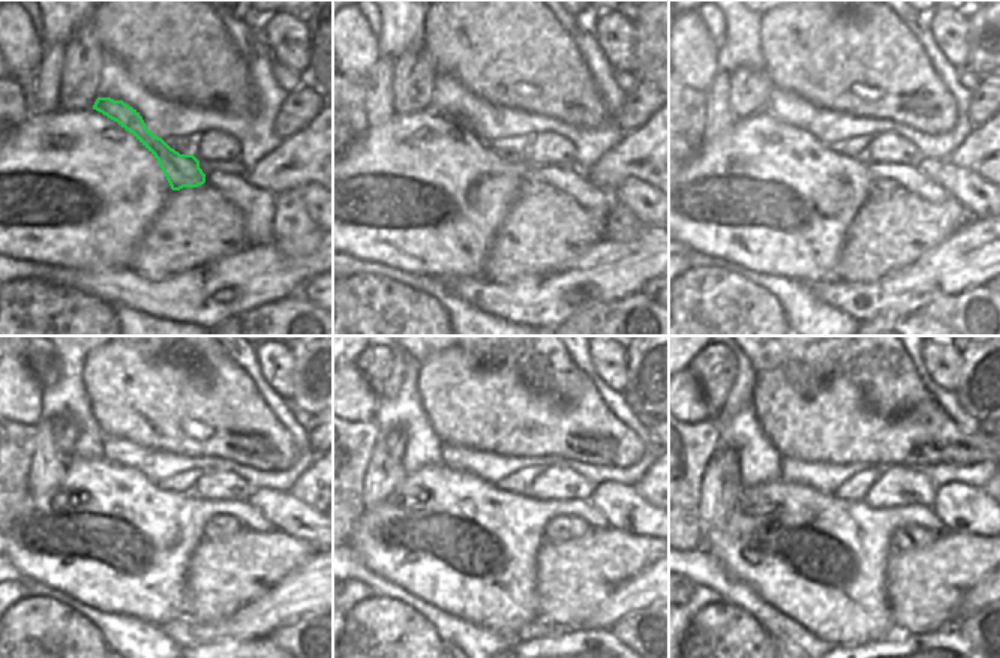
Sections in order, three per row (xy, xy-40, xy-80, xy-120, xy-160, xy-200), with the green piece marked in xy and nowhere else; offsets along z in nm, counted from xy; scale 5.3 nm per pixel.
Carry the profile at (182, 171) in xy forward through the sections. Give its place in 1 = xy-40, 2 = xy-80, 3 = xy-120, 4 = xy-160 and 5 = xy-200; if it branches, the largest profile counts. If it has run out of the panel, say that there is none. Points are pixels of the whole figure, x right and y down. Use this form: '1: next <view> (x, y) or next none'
1: next xy-40 (526, 171)
2: next xy-80 (883, 188)
3: next xy-120 (221, 526)
4: next xy-160 (556, 529)
5: next xy-200 (907, 537)

